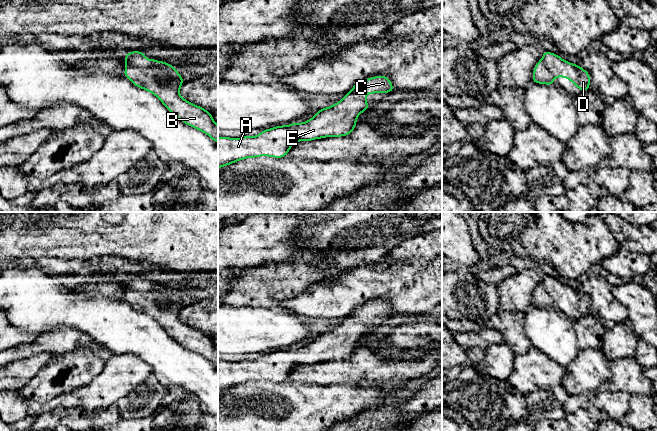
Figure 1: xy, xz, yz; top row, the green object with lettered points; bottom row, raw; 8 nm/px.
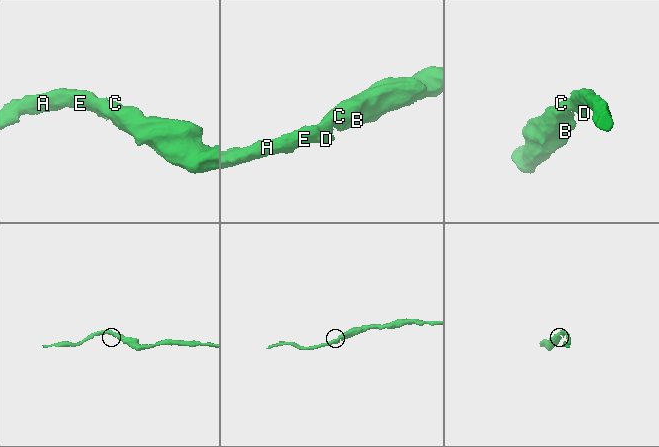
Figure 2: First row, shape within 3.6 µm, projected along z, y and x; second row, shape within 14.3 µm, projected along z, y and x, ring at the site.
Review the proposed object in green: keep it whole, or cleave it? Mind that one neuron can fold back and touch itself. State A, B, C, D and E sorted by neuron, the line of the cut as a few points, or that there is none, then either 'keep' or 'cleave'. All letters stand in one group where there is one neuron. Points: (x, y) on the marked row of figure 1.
A B C D E; no cut; keep

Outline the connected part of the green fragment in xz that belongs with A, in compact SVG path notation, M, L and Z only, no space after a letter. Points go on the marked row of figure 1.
M384 75L370 77L353 85L345 97L330 107L325 107L303 123L289 126L265 128L259 135L241 138L218 137L218 169L239 160L269 156L283 158L292 145L299 141L312 141L325 137L350 135L358 116L369 110L365 100L368 93L390 93L395 91L390 79Z

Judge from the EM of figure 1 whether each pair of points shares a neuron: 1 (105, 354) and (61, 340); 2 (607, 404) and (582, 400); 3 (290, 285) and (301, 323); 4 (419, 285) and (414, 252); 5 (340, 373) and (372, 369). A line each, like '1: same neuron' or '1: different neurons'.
1: same neuron
2: same neuron
3: different neurons
4: different neurons
5: same neuron

